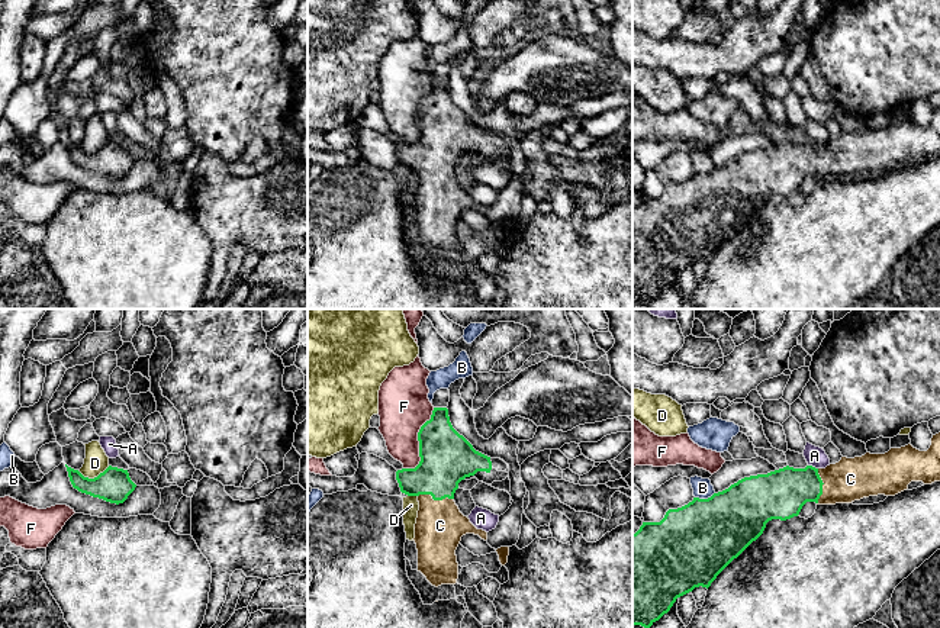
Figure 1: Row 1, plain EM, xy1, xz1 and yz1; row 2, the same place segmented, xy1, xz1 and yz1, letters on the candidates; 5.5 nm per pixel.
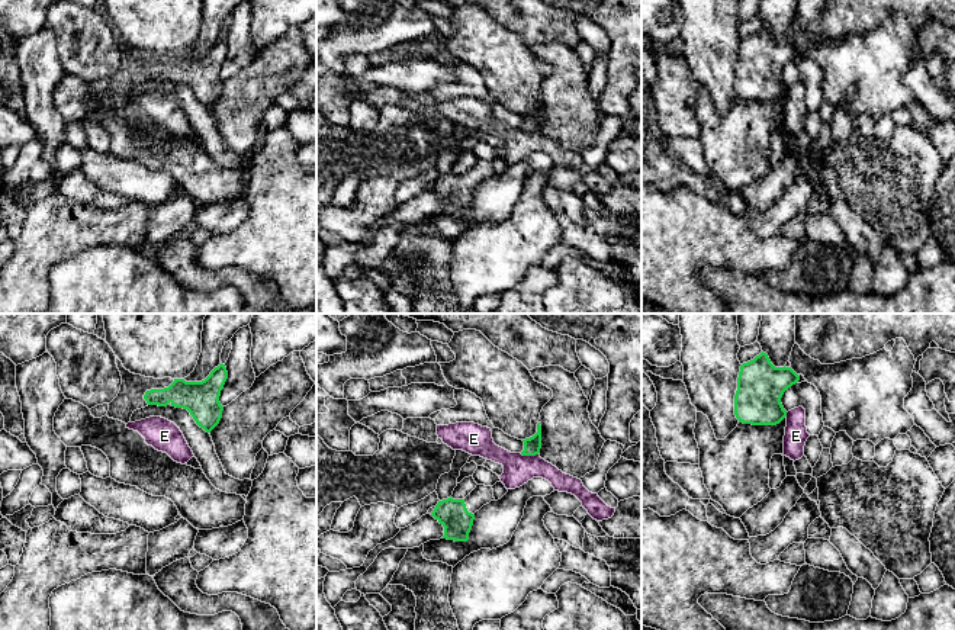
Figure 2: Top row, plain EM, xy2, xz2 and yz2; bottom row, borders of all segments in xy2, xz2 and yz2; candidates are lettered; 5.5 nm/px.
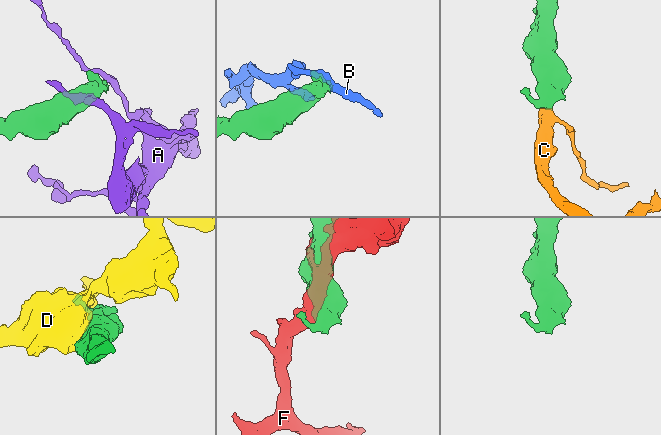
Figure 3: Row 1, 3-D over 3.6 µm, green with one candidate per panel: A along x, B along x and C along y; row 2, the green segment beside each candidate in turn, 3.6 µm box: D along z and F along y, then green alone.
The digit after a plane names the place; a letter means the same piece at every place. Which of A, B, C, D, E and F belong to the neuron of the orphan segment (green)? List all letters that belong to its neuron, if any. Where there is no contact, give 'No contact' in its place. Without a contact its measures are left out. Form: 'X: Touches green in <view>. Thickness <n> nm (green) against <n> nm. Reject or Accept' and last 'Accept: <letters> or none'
A: Touches green in yz1. Thickness 280 nm (green) against 110 nm. Reject
B: Touches green in yz1. Thickness 420 nm (green) against 110 nm. Reject
C: Touches green in xz1. Thickness 300 nm (green) against 280 nm. Accept
D: Touches green in xy1. Thickness 190 nm (green) against 140 nm. Reject
E: Touches green in xz2. Thickness 100 nm (green) against 170 nm. Reject
F: Touches green in xz1. Thickness 300 nm (green) against 280 nm. Reject
Accept: C

